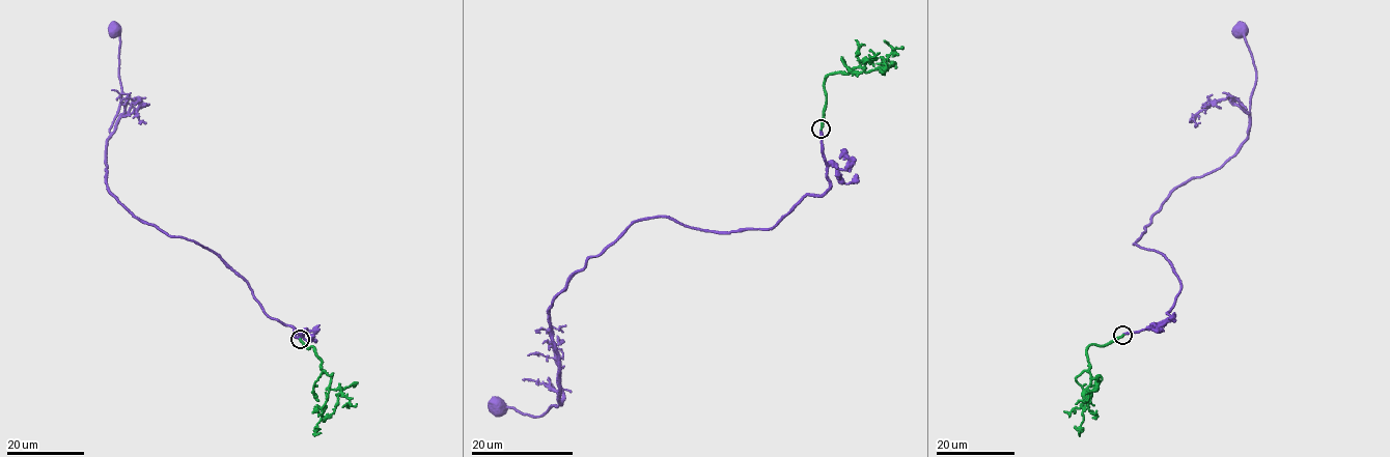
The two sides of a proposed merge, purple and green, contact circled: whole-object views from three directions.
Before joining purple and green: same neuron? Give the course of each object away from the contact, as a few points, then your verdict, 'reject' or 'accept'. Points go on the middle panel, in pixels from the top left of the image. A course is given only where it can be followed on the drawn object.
course purple (821, 127), (829, 189), (768, 229), (636, 220), (547, 312), (559, 403), (538, 416), (497, 404); course green (821, 127), (826, 103), (824, 83), (827, 77), (865, 67), (867, 59), (873, 59), (880, 52); accept

